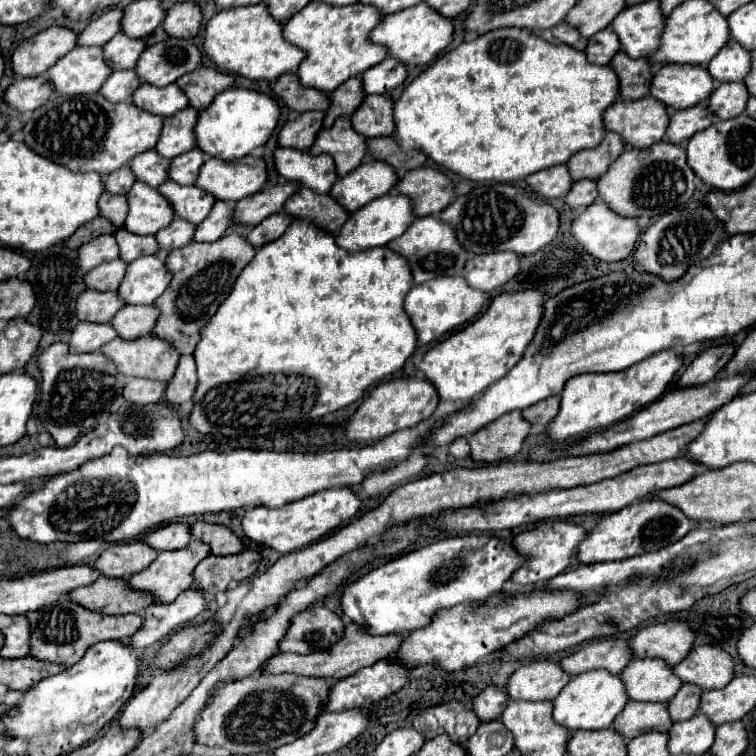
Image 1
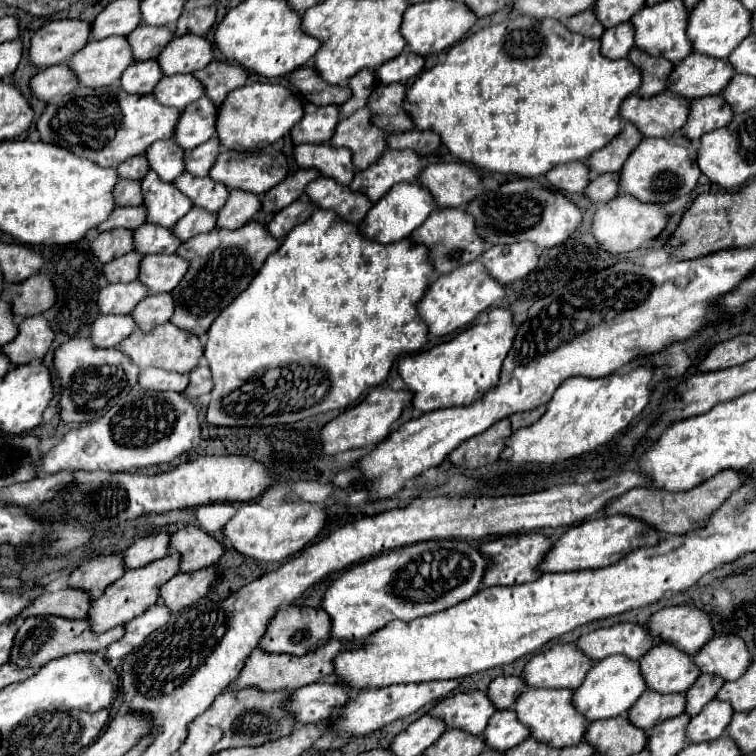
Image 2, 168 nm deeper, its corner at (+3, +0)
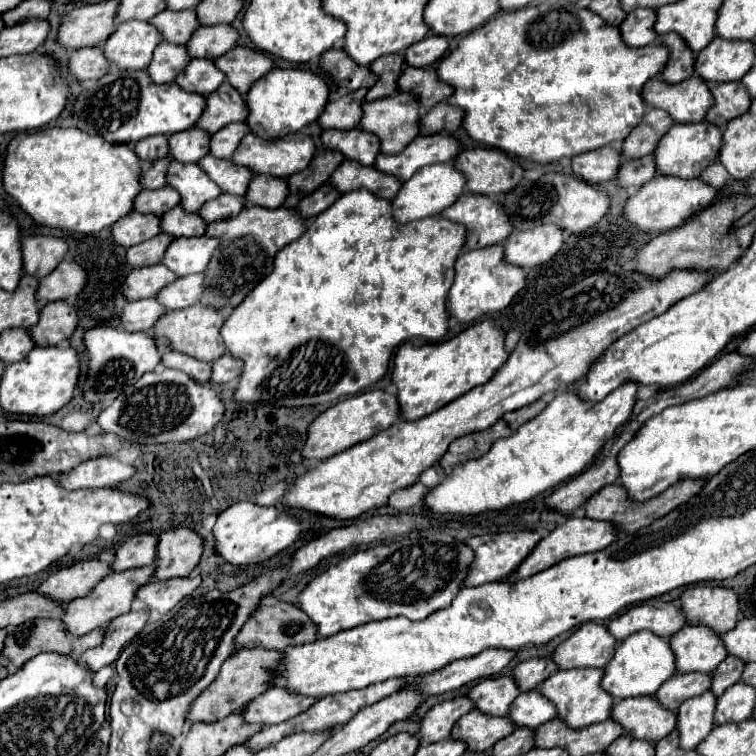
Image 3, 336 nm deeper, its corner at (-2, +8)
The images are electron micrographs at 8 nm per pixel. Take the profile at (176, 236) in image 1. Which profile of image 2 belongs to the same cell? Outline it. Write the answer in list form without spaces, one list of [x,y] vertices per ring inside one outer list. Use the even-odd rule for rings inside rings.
[[[192,207],[190,213],[186,213],[176,225],[174,225],[174,233],[186,241],[194,235],[200,235],[200,233],[210,233],[214,227],[216,227],[216,217],[218,213],[210,213],[206,209],[196,209]]]

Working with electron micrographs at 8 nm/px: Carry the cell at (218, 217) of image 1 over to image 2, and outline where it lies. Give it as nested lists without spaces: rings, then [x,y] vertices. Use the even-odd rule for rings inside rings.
[[[238,189],[230,191],[226,205],[218,211],[218,229],[238,229],[246,225],[262,209],[262,199],[252,193],[242,193]]]

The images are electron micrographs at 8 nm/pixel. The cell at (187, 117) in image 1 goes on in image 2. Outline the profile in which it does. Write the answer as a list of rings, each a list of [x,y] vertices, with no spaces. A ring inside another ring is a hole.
[[[202,97],[188,105],[182,111],[182,117],[176,125],[176,141],[184,151],[190,151],[210,137],[216,135],[216,115],[218,105],[214,105],[208,97]]]

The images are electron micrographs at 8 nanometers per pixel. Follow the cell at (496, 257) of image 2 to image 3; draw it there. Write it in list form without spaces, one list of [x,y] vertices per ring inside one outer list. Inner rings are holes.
[[[539,225],[529,231],[513,231],[503,243],[507,263],[531,269],[547,263],[563,245],[563,231],[557,225]]]

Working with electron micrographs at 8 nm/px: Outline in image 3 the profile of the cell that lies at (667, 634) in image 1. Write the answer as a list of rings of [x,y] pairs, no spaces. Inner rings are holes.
[[[689,587],[681,593],[679,607],[689,625],[707,625],[719,635],[735,627],[739,613],[737,595],[723,587]]]

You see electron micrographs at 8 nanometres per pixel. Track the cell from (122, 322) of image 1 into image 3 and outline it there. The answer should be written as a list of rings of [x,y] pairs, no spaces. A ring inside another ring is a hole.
[[[187,275],[173,281],[173,285],[163,287],[155,295],[155,299],[167,311],[173,311],[173,309],[183,309],[183,307],[199,303],[201,293],[203,293],[203,275]]]

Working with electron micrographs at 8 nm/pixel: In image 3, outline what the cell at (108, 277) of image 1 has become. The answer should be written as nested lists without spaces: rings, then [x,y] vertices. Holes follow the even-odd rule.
[[[159,233],[139,245],[133,245],[127,249],[127,263],[131,267],[147,267],[147,265],[155,265],[161,261],[167,245],[171,243],[171,235],[167,233]]]

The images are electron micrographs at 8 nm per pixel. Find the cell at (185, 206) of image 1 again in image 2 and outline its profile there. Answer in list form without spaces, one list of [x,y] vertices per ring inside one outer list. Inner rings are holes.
[[[184,171],[174,183],[186,197],[192,199],[196,207],[202,207],[202,209],[220,211],[228,197],[226,185],[212,181],[210,177],[194,177],[188,171]]]

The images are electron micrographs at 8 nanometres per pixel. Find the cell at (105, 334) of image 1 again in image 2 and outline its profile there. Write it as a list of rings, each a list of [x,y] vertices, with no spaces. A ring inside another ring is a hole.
[[[102,315],[92,325],[92,337],[96,345],[116,347],[136,329],[136,321],[130,315]]]

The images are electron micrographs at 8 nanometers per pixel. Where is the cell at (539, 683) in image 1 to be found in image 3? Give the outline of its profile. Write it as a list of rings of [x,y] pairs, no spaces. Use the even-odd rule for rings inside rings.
[[[583,623],[567,641],[563,641],[551,655],[553,663],[559,667],[559,671],[565,669],[585,669],[585,667],[597,667],[603,669],[603,665],[609,663],[613,657],[617,641],[609,635],[603,623]]]

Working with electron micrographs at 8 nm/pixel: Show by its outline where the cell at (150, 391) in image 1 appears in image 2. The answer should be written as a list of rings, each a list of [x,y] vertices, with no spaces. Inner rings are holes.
[[[148,367],[148,369],[142,369],[140,373],[140,385],[144,389],[162,389],[162,391],[184,393],[184,389],[188,387],[188,375]]]

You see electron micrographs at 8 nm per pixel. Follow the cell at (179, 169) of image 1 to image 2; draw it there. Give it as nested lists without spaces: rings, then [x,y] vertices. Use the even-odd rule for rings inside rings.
[[[212,137],[210,141],[198,145],[194,151],[186,153],[186,171],[196,177],[206,177],[212,165],[216,163],[216,157],[220,151],[222,151],[222,145],[218,137]]]

